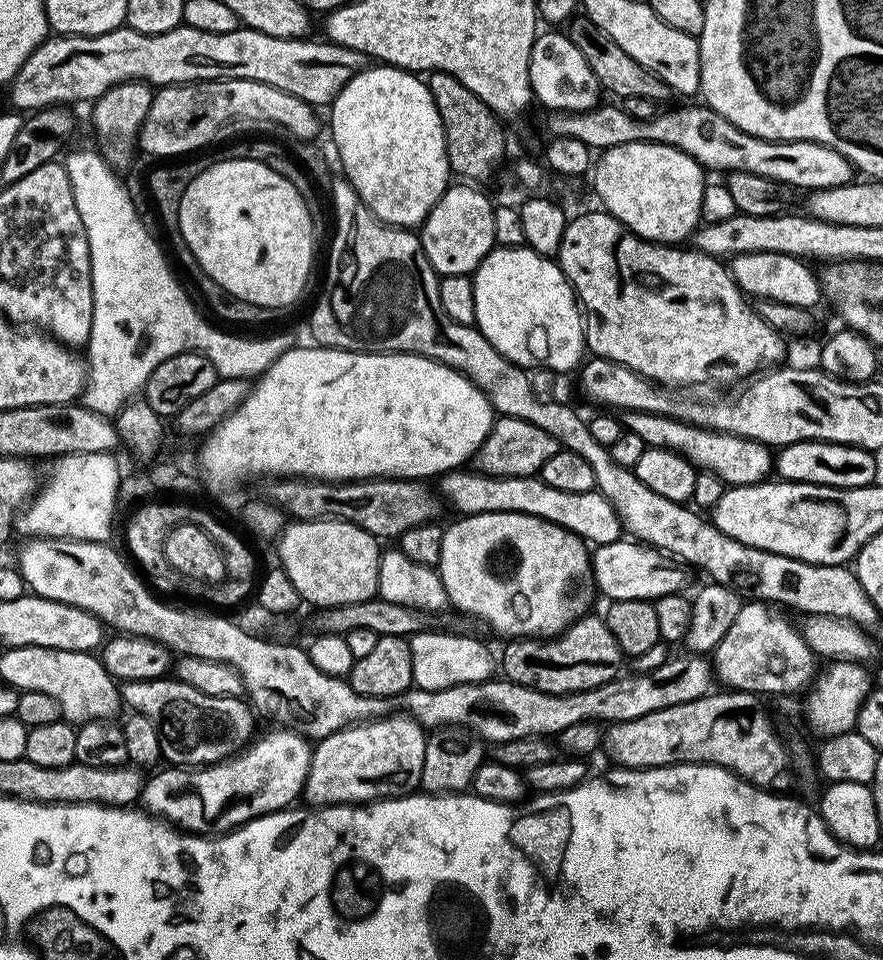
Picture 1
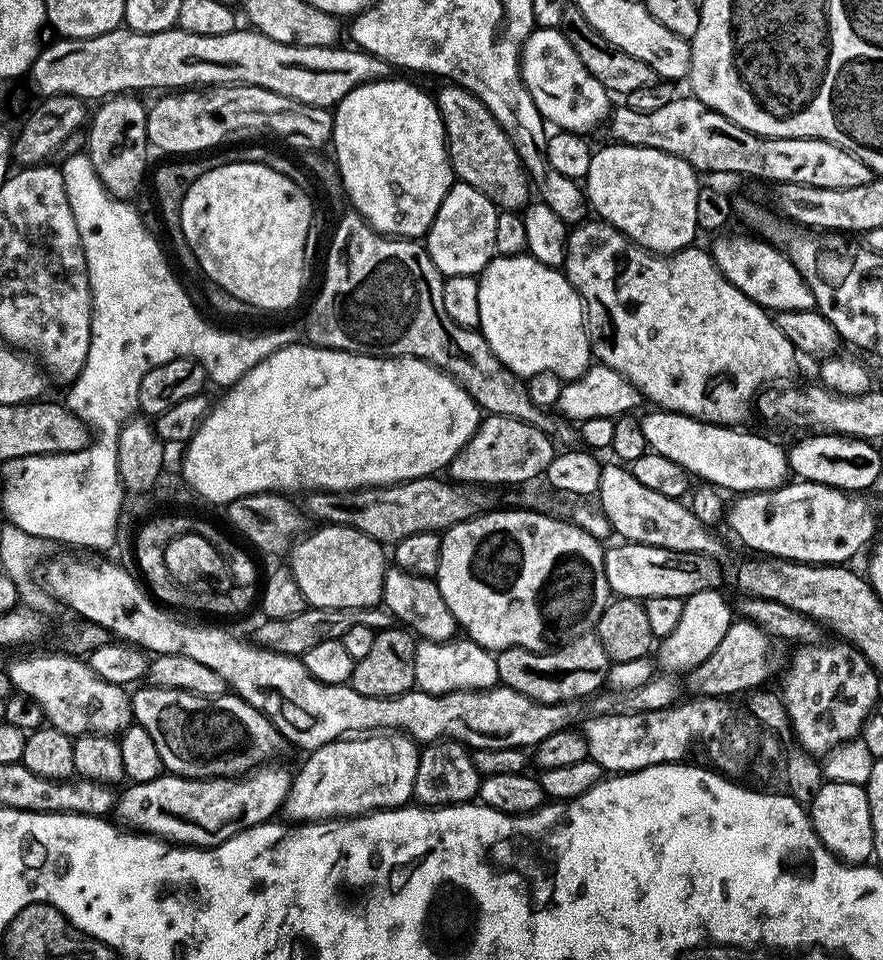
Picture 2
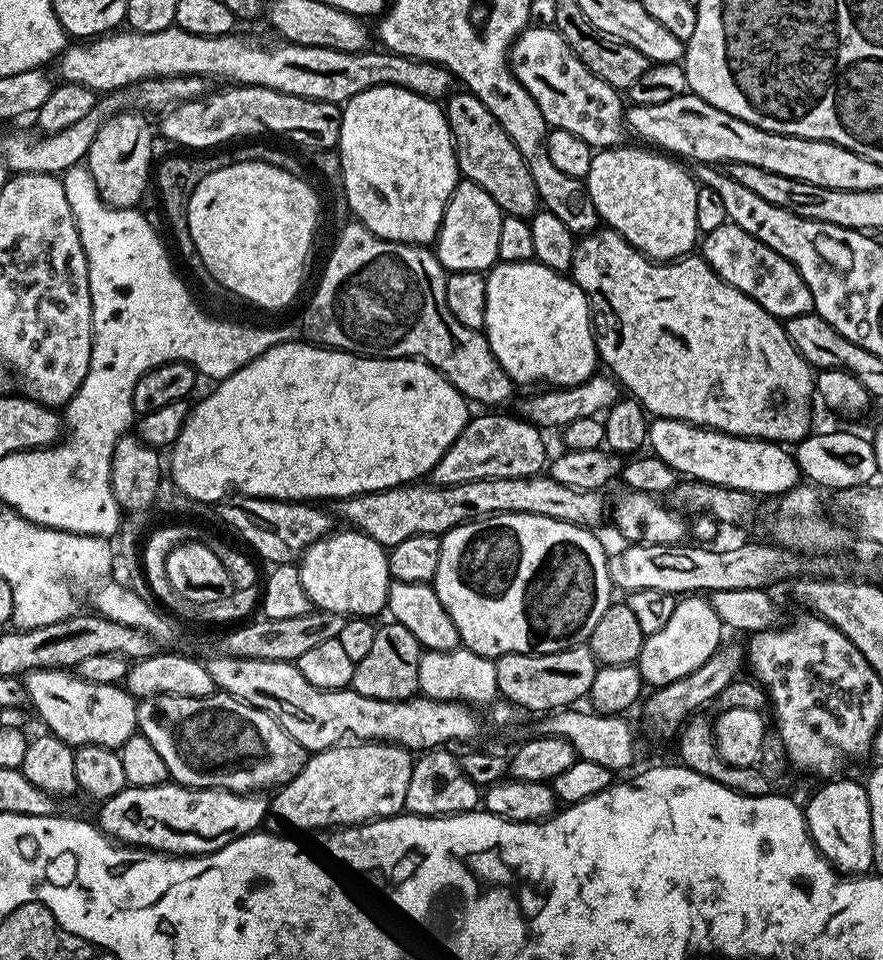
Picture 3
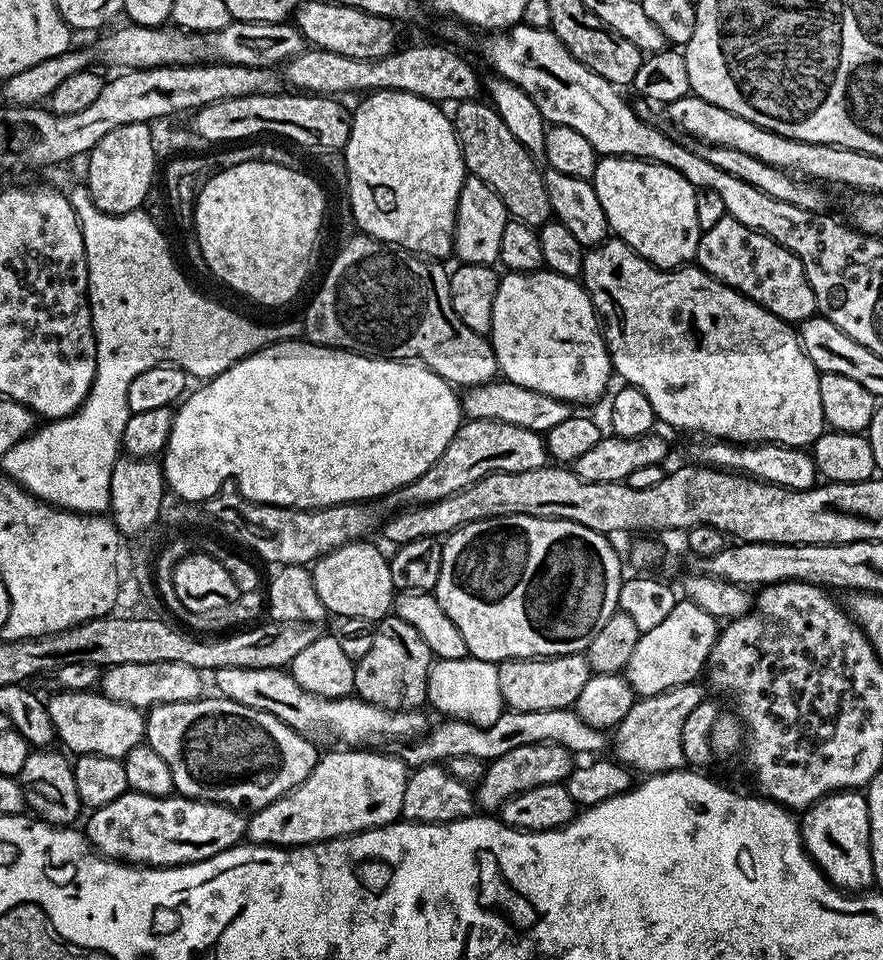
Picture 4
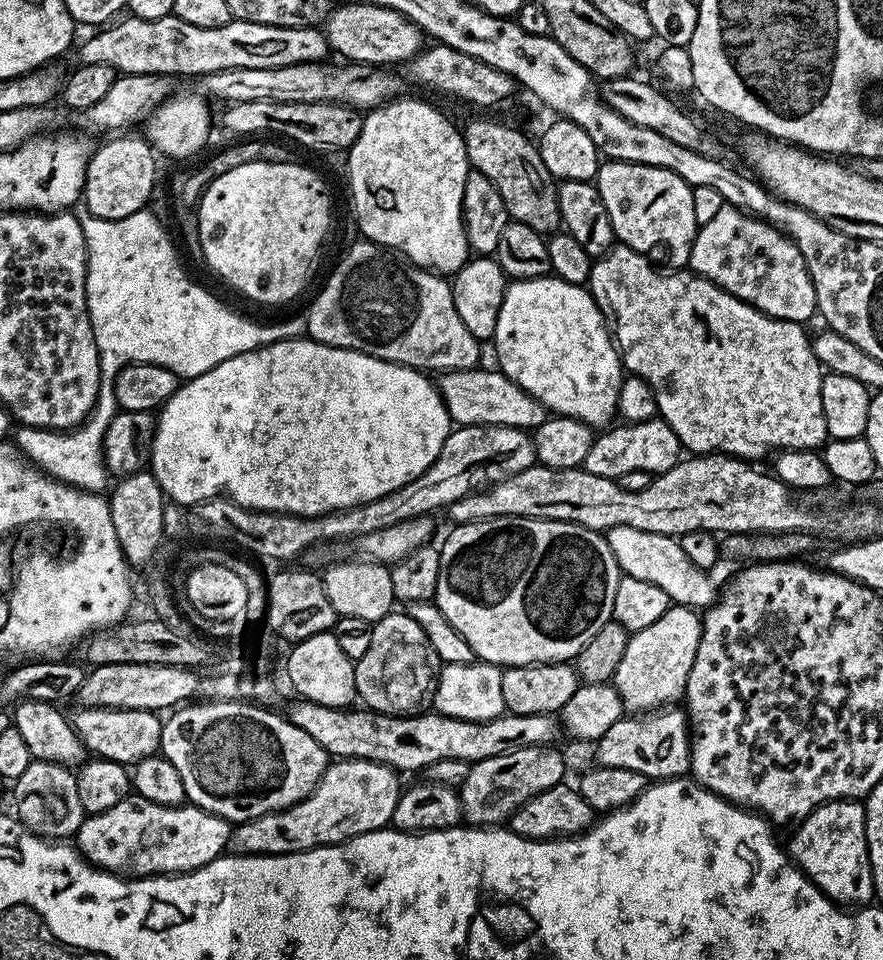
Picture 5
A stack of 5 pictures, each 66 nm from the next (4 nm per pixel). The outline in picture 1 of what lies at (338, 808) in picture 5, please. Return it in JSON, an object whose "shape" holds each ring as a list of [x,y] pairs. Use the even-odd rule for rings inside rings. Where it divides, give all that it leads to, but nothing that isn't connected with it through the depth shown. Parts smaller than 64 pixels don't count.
{"shape":[[[396,715],[357,722],[349,727],[340,728],[334,734],[319,741],[312,750],[310,770],[302,791],[303,799],[308,799],[312,806],[366,804],[373,800],[395,798],[407,793],[411,789],[408,787],[411,784],[415,785],[420,778],[424,761],[426,732],[411,716]]]}

